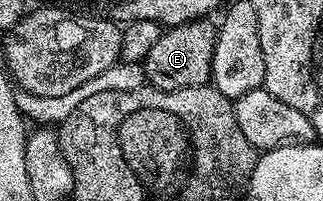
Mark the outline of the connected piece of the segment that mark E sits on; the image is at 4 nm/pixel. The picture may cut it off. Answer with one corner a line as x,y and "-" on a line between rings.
197,18
194,22
163,29
160,40
156,40
152,52
148,52
146,57
145,81
157,90
179,90
207,85
212,72
212,52
216,52
217,35
217,25
206,18

